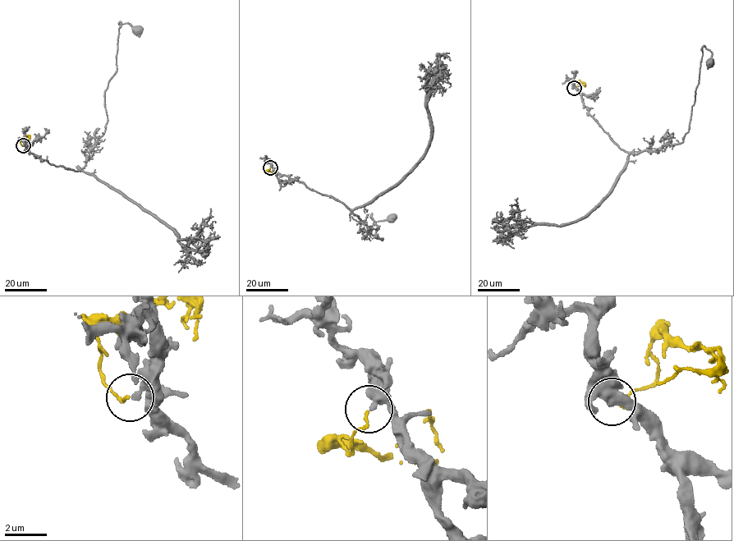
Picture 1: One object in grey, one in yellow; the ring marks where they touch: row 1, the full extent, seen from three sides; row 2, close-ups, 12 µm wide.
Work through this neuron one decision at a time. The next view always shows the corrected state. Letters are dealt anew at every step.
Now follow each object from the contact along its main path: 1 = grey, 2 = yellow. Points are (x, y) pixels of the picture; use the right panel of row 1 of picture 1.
1: (575, 88), (612, 139), (636, 154), (683, 141), (704, 46), (712, 53), (711, 62)
2: (574, 88), (579, 85), (578, 82), (584, 84), (579, 86)

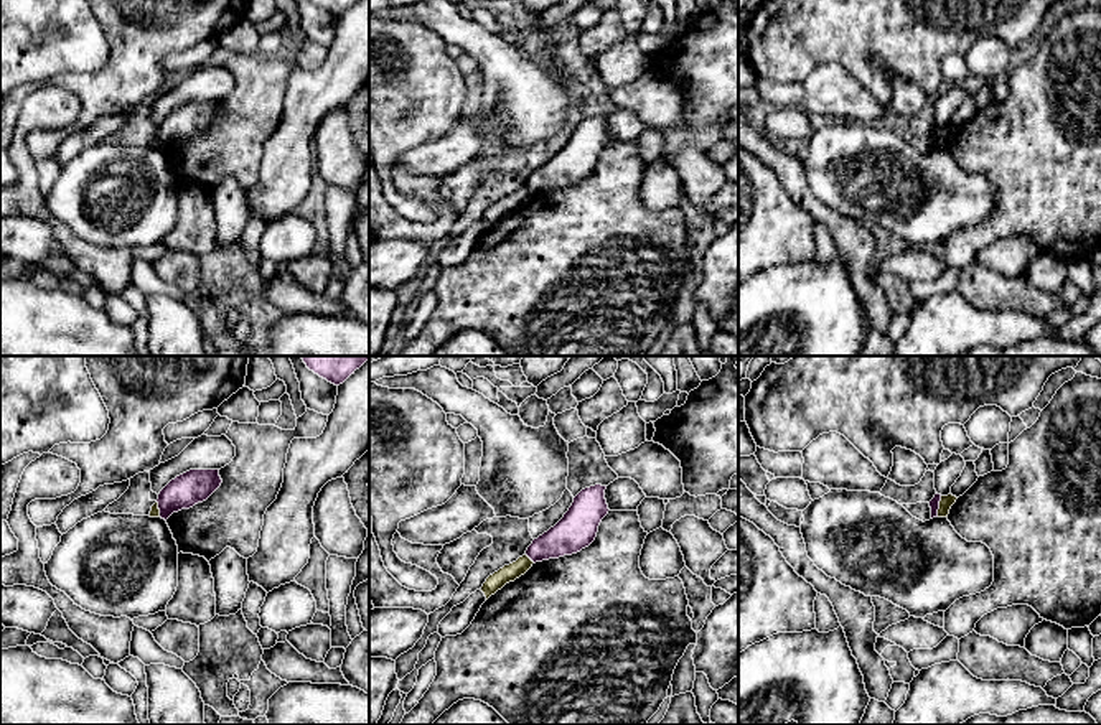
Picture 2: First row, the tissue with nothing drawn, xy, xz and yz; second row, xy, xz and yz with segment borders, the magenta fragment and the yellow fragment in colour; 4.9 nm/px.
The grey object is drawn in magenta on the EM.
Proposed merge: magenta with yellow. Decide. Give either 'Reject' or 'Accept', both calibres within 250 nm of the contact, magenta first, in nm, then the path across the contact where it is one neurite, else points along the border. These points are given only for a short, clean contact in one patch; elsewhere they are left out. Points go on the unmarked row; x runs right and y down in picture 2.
Reject. Thickness 50 nm (magenta) against 60 nm. Boundary: yz (941, 127), (937, 147)

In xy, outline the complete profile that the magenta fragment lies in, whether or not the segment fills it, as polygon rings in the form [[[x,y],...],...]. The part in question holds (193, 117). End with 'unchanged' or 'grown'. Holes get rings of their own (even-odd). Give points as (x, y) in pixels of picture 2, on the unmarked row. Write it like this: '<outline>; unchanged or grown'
[[[190,101],[176,107],[158,125],[160,148],[166,152],[173,143],[206,132],[221,114],[219,101]]]; unchanged

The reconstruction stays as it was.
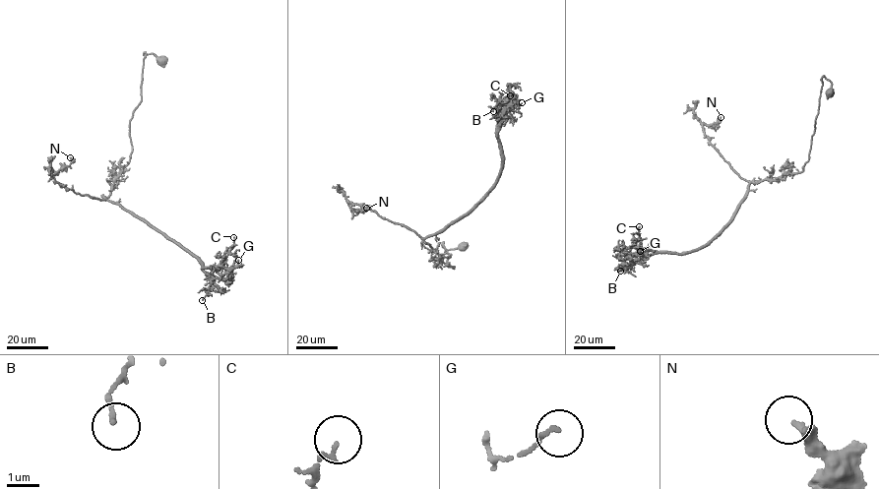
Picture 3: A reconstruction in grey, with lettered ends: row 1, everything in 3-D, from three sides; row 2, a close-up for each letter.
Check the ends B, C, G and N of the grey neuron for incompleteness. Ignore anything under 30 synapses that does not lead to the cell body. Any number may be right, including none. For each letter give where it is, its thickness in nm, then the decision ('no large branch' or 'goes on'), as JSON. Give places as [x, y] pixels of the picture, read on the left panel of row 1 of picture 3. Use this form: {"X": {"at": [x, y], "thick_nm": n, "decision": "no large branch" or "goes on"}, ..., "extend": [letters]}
{"B": {"at": [202, 300], "thick_nm": 130, "decision": "no large branch"}, "C": {"at": [233, 237], "thick_nm": 150, "decision": "no large branch"}, "G": {"at": [238, 260], "thick_nm": 120, "decision": "no large branch"}, "N": {"at": [70, 157], "thick_nm": 200, "decision": "no large branch"}, "extend": []}

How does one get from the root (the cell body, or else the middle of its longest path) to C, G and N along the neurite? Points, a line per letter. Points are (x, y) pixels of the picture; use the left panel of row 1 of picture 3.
C: (162, 60), (143, 53), (130, 159), (106, 199), (204, 269), (220, 265), (233, 237)
G: (162, 60), (143, 53), (130, 159), (106, 199), (204, 269), (221, 275), (238, 260)
N: (162, 60), (143, 53), (130, 159), (107, 198), (77, 194), (52, 178), (70, 157)

